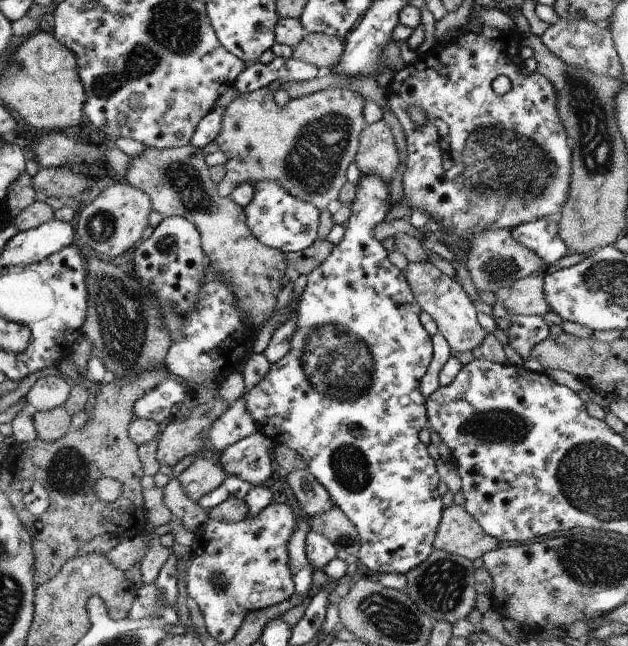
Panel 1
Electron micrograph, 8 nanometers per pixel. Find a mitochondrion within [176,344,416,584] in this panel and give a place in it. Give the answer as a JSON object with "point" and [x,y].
{"point":[350,468]}

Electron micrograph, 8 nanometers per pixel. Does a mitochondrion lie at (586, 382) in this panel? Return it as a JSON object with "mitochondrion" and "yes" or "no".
{"mitochondrion":"no"}

